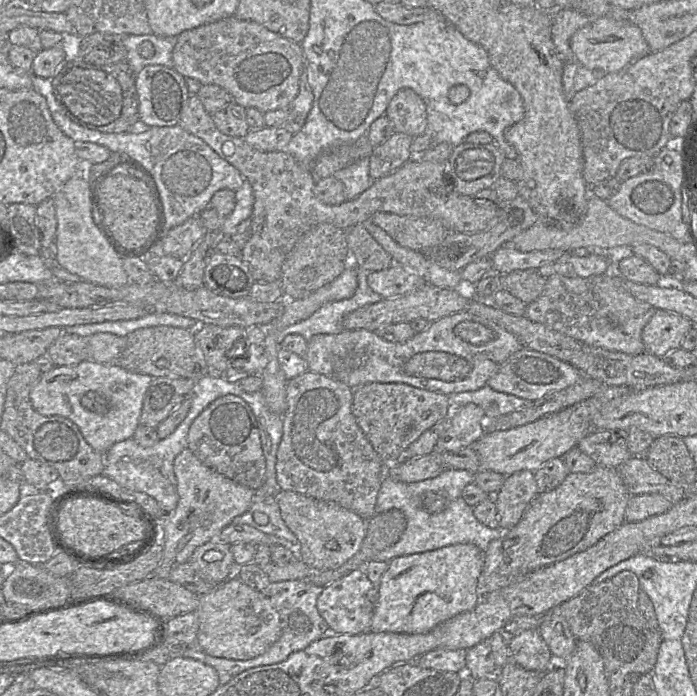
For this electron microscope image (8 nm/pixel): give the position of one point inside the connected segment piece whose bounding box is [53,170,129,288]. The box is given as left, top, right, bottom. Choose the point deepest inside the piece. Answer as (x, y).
(81, 249)

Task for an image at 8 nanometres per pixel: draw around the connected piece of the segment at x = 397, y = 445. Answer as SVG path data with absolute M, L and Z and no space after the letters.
M368 383L353 390L352 413L358 426L385 462L402 459L405 449L421 434L452 412L447 395L419 389L404 383Z

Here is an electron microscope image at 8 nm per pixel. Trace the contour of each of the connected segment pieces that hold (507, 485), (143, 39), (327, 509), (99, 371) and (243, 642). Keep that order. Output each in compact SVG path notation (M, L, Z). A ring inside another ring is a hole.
M521 470L506 476L501 489L492 496L499 528L509 530L514 527L538 493L534 472Z
M129 35L122 37L127 49L126 62L138 74L145 66L162 65L173 68L173 50L177 37Z
M282 490L275 496L283 521L299 542L298 559L312 571L338 568L360 549L365 537L365 523L356 513L334 503Z
M85 360L74 366L54 366L41 374L30 393L33 408L43 416L62 416L72 421L80 430L86 442L98 453L105 455L115 443L131 439L142 412L145 393L153 377L131 373L114 363L103 364Z
M238 577L201 595L195 613L199 622L196 646L213 657L250 660L266 652L281 634L280 616L269 598Z

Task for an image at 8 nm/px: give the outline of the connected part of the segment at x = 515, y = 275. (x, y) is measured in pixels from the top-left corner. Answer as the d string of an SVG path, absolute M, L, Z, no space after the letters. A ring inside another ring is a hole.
M537 269L515 270L499 276L499 288L502 288L520 299L526 305L535 301L543 292L547 278L540 275Z

